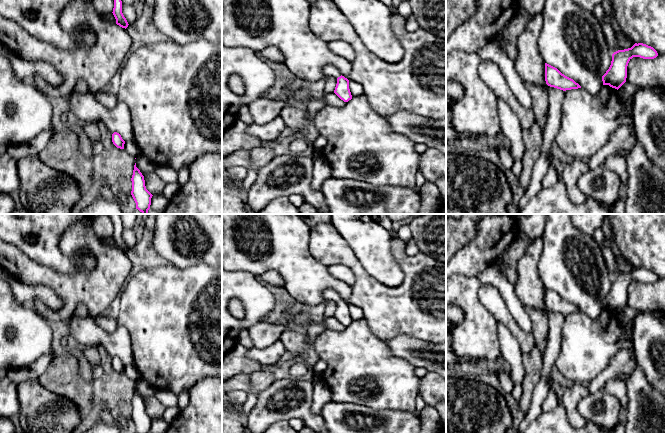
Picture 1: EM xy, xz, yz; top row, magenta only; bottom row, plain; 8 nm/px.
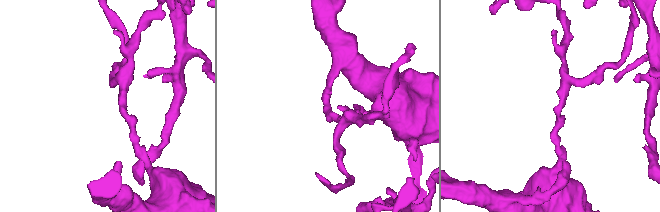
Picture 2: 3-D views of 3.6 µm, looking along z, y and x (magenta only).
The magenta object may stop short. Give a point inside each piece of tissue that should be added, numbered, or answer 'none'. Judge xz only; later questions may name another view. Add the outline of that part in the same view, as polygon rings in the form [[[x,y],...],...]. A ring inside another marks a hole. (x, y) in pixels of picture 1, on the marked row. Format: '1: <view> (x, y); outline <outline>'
1: xz (329, 70); outline [[[326,65],[323,68],[323,72],[325,74],[325,77],[334,77],[338,78],[341,76],[340,71],[333,65]]]

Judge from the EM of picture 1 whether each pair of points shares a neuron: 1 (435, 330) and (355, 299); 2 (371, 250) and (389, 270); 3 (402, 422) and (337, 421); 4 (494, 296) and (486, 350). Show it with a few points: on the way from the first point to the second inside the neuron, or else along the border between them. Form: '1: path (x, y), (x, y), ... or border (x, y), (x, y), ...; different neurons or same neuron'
1: path (415, 322), (396, 311), (386, 310), (375, 299); same neuron
2: path (375, 255), (384, 265); same neuron
3: path (385, 416), (361, 409), (352, 409); same neuron
4: border (478, 295), (479, 302), (497, 322); different neurons

